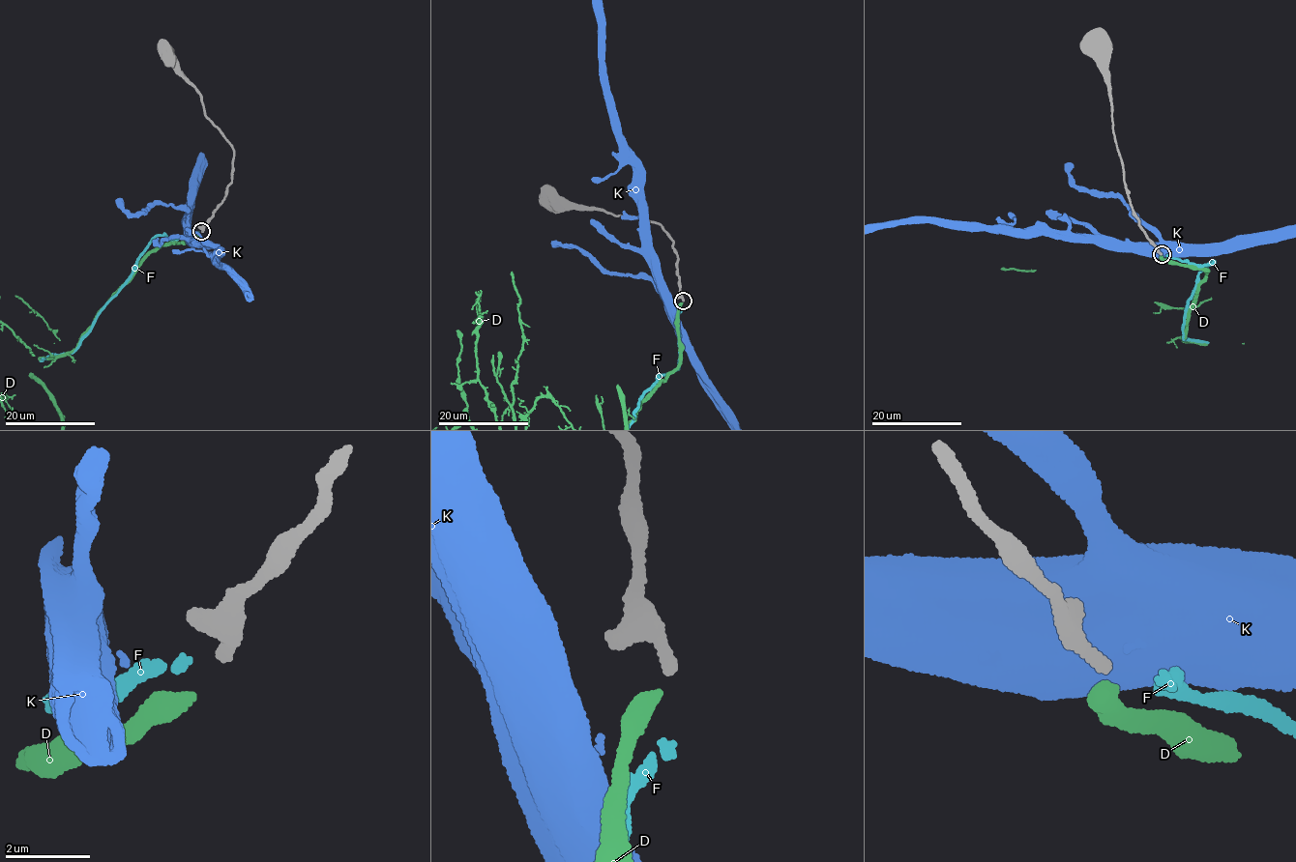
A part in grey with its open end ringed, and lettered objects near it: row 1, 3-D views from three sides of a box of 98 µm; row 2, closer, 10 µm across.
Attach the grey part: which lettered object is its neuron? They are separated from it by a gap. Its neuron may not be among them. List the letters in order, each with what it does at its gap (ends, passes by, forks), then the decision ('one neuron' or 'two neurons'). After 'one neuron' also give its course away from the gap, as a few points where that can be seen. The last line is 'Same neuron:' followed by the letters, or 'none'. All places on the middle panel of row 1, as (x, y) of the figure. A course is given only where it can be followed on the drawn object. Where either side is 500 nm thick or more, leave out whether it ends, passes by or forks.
D: it ends; two neurons
F: it ends; one neuron
K: it ends; two neurons
Same neuron: F

